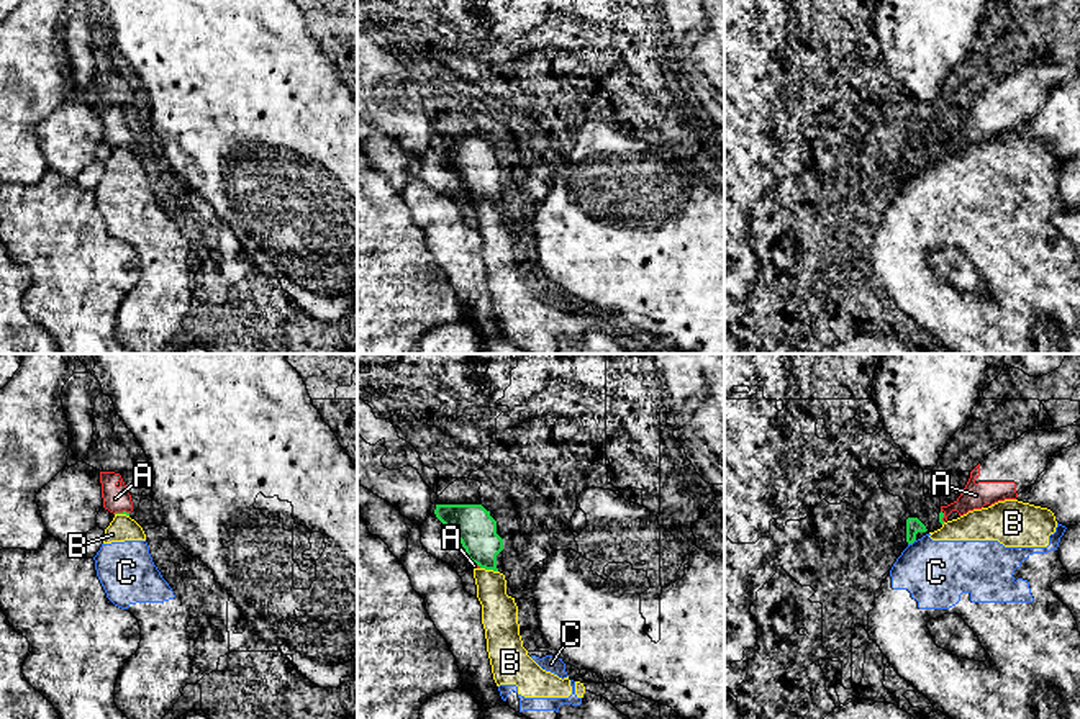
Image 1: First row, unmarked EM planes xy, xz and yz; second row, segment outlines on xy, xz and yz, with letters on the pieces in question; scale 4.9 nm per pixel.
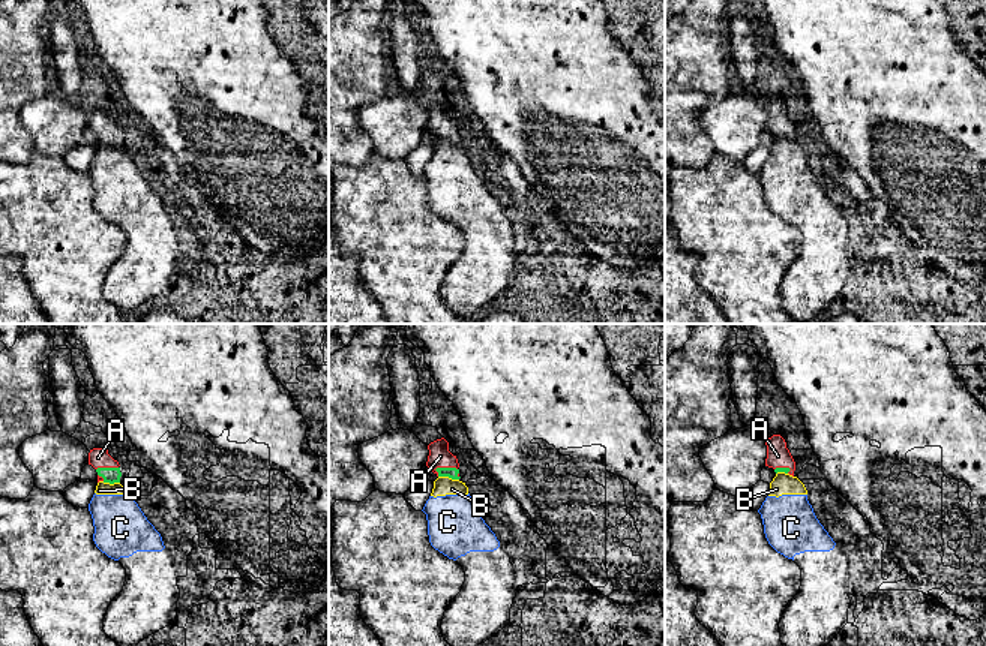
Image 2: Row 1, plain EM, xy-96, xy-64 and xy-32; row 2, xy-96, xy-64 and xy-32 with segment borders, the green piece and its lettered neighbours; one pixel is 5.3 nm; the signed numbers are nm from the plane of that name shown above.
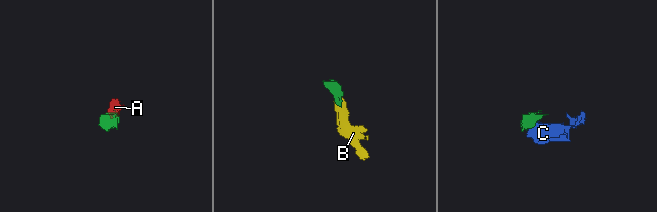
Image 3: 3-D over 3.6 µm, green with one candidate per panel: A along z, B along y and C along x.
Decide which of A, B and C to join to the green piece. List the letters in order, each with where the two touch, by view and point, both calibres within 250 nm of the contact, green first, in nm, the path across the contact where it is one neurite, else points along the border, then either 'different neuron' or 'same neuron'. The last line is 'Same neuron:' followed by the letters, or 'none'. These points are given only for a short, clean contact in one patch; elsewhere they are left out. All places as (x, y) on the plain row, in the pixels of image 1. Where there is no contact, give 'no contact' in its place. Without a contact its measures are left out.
A: meets green in xy at (120, 146); 20 nm thick on the green side, 130 nm on the other; runs through xy (123, 144), (120, 146), (120, 136), (115, 131); same neuron
B: meets green in xz at (489, 202); 200 nm thick on the green side, 180 nm on the other; border along xz (481, 200), (497, 205); different neuron
C: meets green in yz at (912, 176); 80 nm thick on the green side, 320 nm on the other; border along yz (915, 172), (908, 177); different neuron
Same neuron: A

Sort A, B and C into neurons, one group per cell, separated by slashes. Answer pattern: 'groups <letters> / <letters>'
groups A / B C

